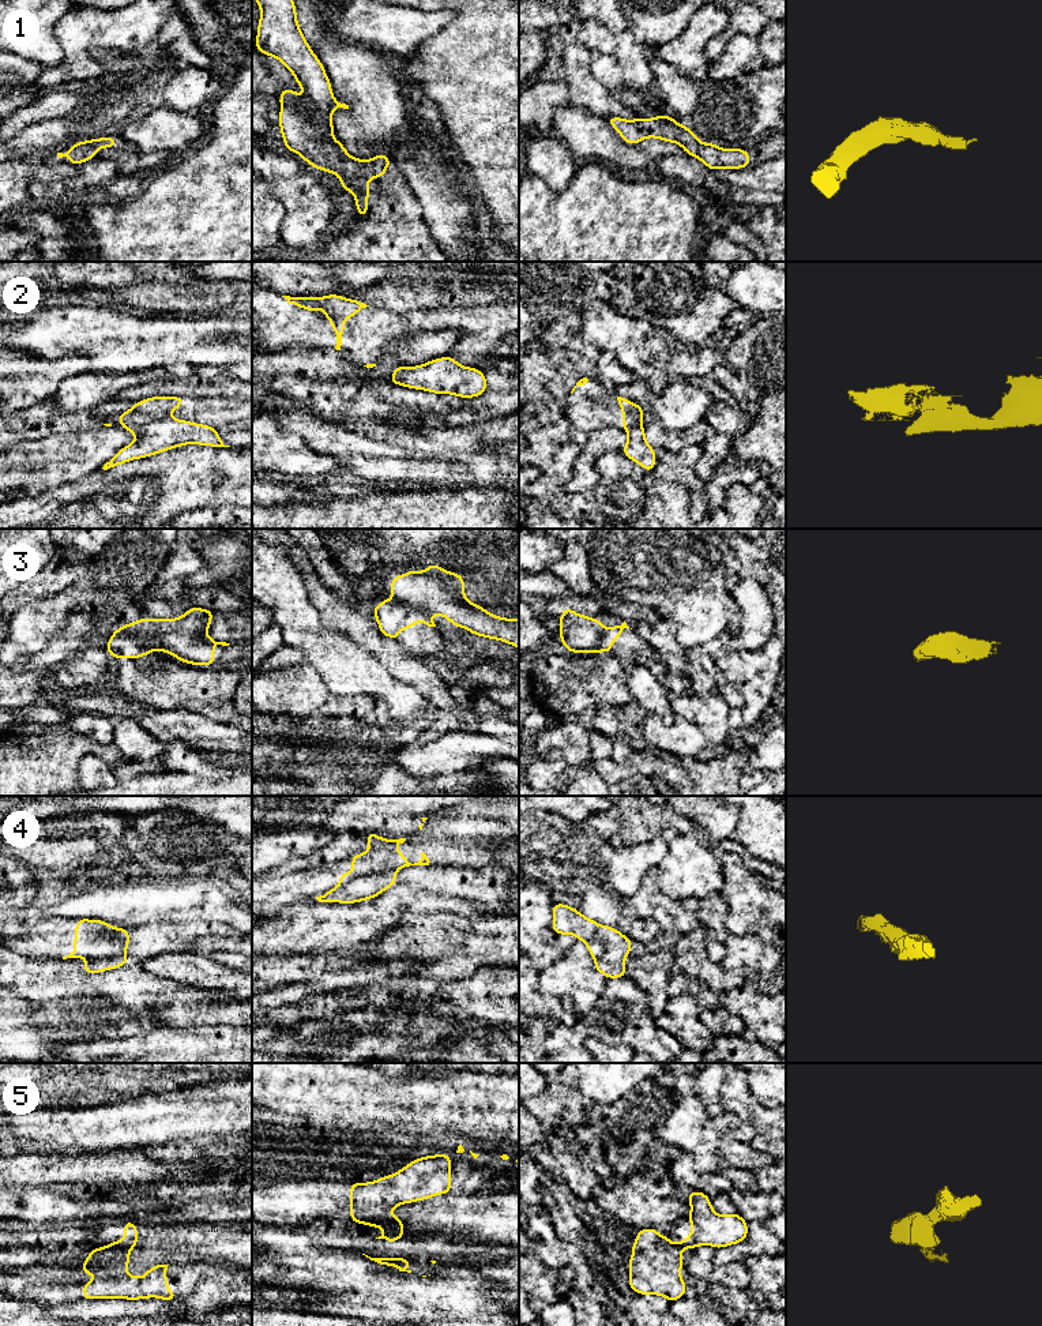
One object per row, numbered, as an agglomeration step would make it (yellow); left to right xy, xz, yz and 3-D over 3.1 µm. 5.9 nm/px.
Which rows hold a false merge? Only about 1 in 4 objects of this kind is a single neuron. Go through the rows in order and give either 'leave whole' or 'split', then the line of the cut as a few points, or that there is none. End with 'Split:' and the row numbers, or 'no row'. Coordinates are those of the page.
1: leave whole; cut none
2: split; cut xy (169, 416), (149, 421), (132, 432)
3: split; cut xz (395, 600), (431, 615)
4: split; cut xz (395, 870), (360, 875), (338, 886)
5: split; cut xz (399, 1221), (379, 1227)
Split: 2, 3, 4, 5

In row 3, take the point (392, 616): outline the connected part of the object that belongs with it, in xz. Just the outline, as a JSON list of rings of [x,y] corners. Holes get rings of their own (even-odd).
[[[384,598],[377,606],[373,605],[373,616],[377,620],[379,630],[384,636],[399,641],[399,632],[424,621],[428,627],[436,627],[432,615]]]

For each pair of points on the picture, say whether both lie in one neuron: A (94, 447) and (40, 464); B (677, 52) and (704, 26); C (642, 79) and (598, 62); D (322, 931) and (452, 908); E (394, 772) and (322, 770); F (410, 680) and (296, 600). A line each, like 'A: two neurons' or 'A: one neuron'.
A: one neuron
B: one neuron
C: two neurons
D: one neuron
E: one neuron
F: one neuron

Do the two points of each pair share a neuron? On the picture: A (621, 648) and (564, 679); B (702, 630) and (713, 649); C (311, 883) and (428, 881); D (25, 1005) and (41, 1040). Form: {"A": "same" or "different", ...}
{"A": "same", "B": "different", "C": "different", "D": "same"}

